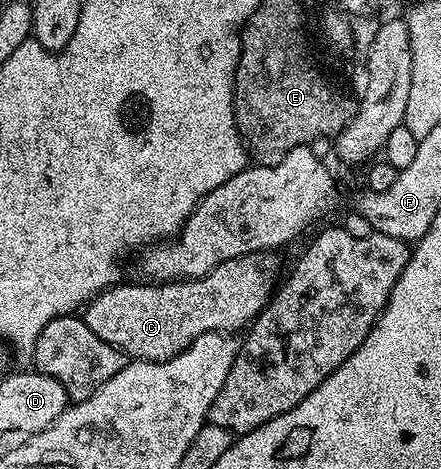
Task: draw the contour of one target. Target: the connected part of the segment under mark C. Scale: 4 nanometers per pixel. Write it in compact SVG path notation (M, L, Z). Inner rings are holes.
M260 252L230 258L205 276L178 282L143 284L147 286L116 284L87 303L81 317L105 344L113 344L128 359L164 362L187 350L205 332L239 332L250 327L271 301L275 273L279 270L275 257L274 253Z

